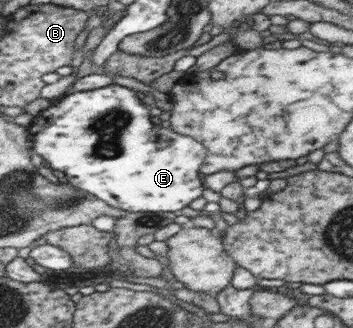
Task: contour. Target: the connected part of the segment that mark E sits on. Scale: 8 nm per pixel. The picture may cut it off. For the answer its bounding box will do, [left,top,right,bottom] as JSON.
[27,83,207,213]

